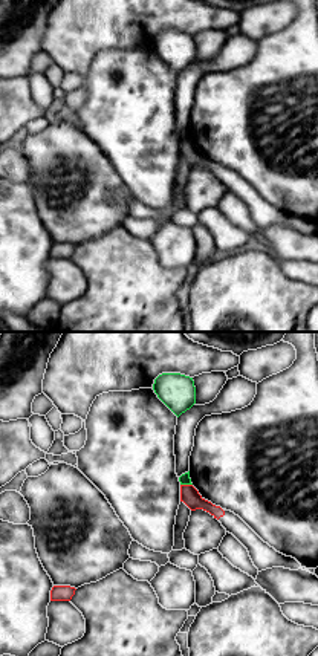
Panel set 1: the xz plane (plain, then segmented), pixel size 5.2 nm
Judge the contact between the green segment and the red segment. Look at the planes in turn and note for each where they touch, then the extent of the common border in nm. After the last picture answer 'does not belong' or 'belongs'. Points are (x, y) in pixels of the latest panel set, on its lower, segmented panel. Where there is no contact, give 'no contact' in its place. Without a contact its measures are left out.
contact (187, 483); length 60 nm

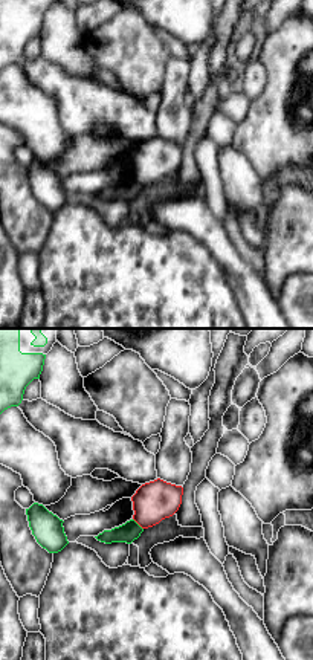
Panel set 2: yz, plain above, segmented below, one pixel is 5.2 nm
contact (138, 524); length 80 nm

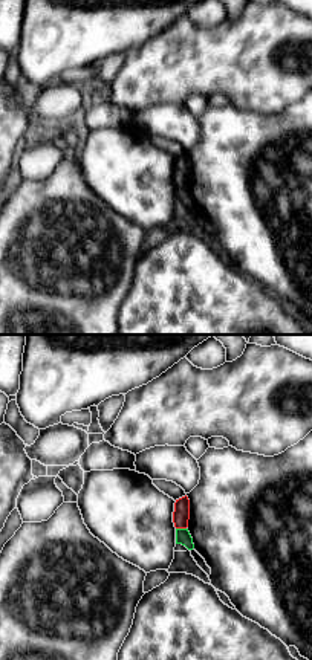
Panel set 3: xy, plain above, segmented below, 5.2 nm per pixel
contact (181, 529); length 60 nm

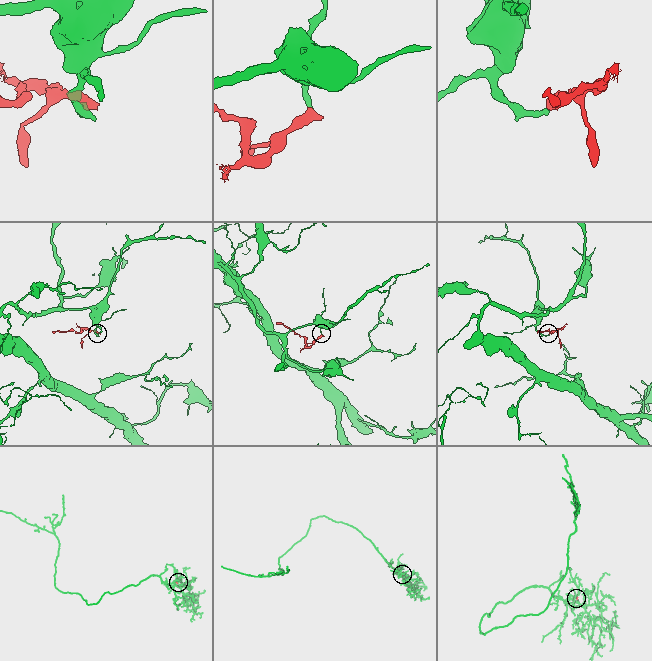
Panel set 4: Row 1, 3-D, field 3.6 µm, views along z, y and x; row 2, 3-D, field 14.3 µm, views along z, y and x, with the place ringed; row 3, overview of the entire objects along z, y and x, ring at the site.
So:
does not belong

